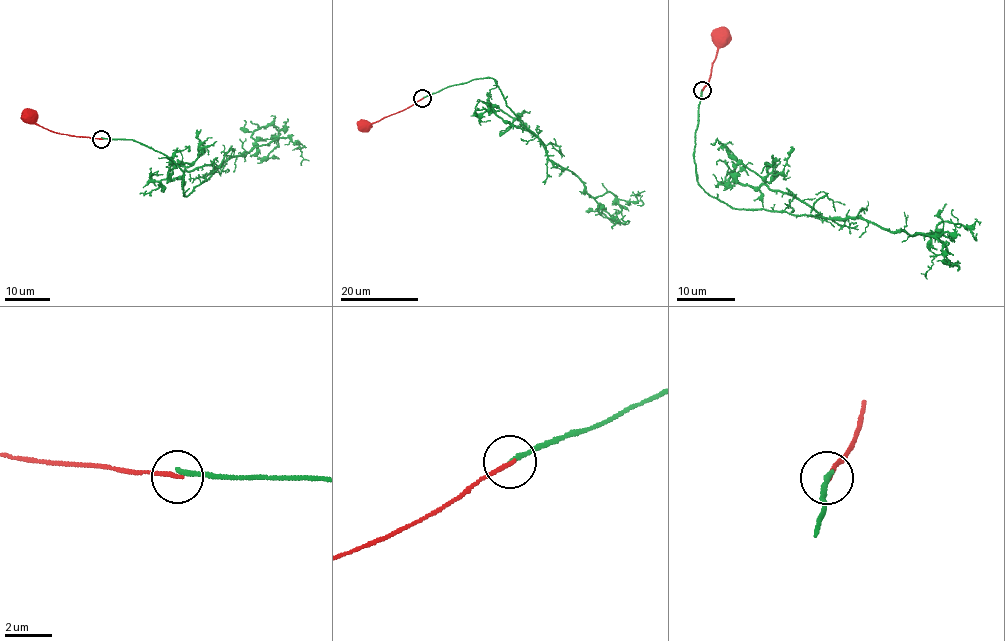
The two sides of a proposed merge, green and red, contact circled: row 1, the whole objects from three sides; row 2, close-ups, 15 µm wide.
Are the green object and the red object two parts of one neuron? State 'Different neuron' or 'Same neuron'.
Different neuron

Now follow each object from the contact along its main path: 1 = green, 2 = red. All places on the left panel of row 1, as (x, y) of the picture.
1: (102, 138), (129, 139), (165, 154), (183, 172), (186, 196), (230, 158), (279, 137), (299, 143), (301, 165)
2: (102, 139), (58, 134), (36, 125), (30, 116)

